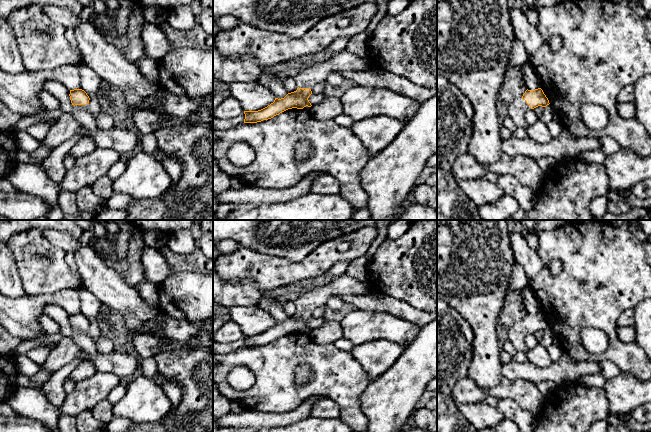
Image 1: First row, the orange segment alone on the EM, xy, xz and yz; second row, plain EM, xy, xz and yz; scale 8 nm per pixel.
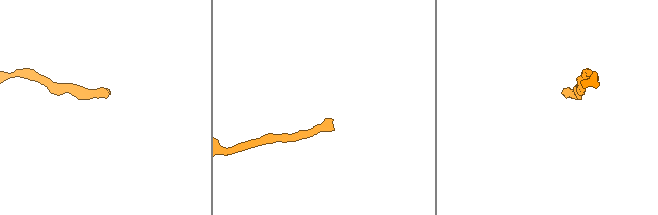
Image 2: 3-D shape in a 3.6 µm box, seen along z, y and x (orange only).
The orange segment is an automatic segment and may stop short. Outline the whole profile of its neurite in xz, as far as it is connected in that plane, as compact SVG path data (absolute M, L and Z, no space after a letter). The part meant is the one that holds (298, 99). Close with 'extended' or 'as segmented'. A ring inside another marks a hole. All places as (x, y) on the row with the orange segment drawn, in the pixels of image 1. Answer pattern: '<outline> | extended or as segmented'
M348 50L336 53L334 57L307 67L293 78L297 90L288 93L284 98L275 98L274 102L258 111L244 111L244 123L257 123L273 118L280 113L292 109L303 109L311 103L308 98L312 94L311 87L317 83L325 82L328 75L336 71L366 71L369 70L367 58L360 57Z | extended

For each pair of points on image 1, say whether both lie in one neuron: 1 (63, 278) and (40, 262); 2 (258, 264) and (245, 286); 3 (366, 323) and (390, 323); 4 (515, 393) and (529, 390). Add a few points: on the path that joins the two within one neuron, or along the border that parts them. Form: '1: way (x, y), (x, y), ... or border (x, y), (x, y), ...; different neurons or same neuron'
1: way (57, 276), (46, 268); same neuron
2: border (225, 280), (251, 279), (264, 291); different neurons
3: way (372, 323), (384, 323); same neuron
4: way (518, 391), (526, 391); same neuron

